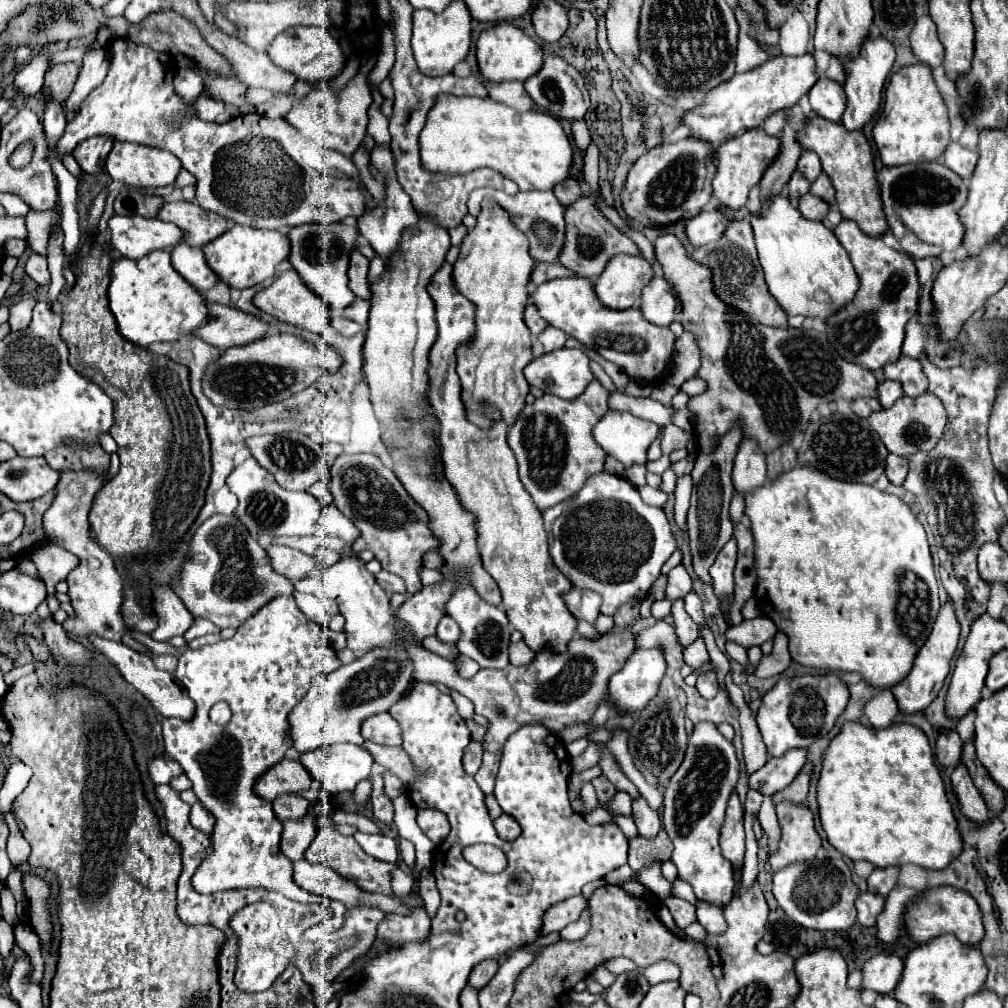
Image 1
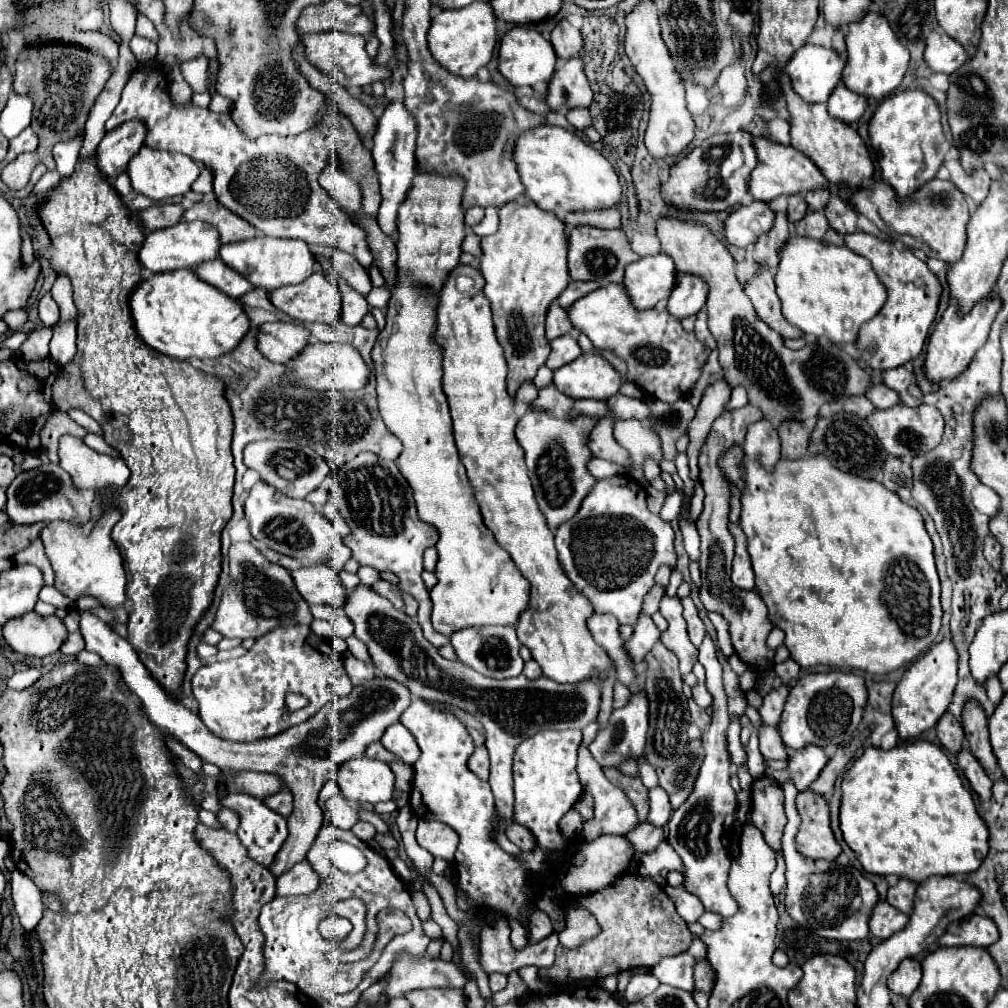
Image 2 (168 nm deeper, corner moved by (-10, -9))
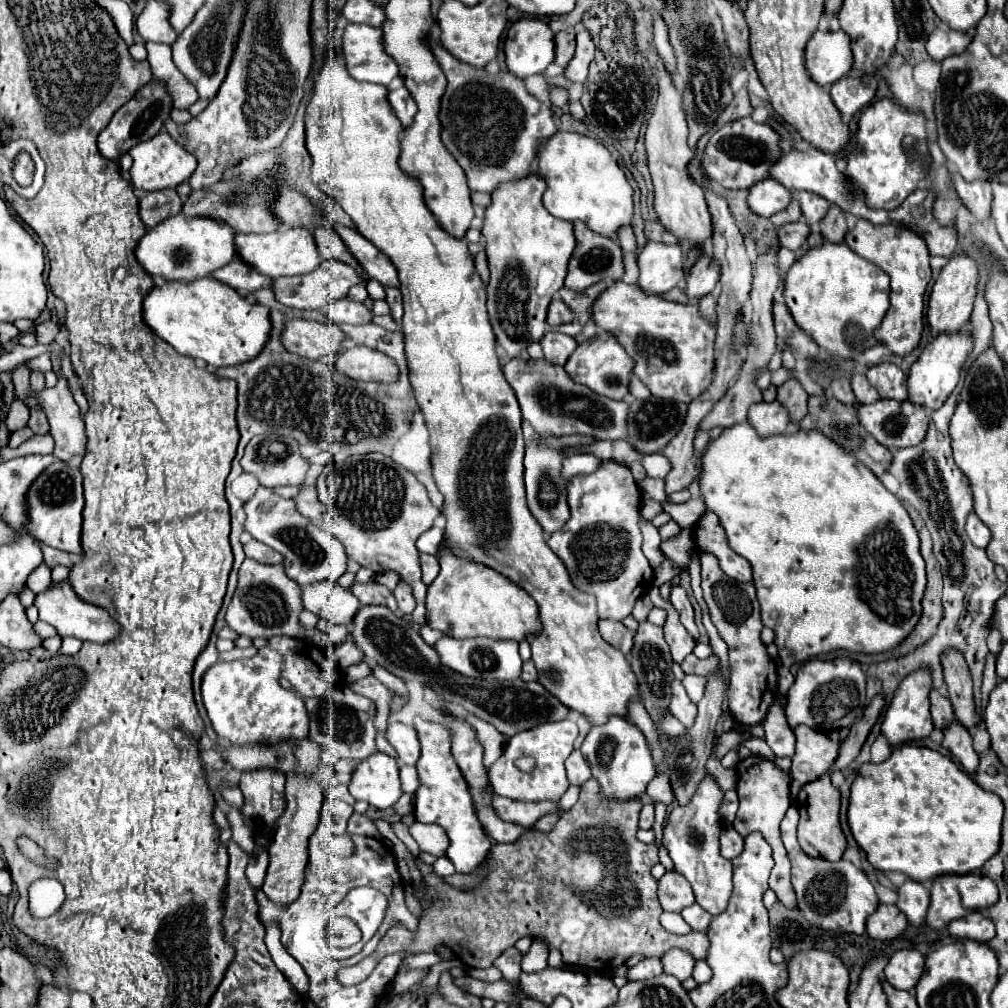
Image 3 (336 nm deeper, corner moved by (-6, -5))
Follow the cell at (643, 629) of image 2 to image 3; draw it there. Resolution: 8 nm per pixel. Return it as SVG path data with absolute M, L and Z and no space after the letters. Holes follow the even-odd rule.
M645 595L645 597L639 597L637 599L637 605L635 605L635 609L633 609L633 617L639 621L639 623L643 623L643 621L647 621L647 615L649 615L649 611L653 609L653 603L649 601L649 597Z

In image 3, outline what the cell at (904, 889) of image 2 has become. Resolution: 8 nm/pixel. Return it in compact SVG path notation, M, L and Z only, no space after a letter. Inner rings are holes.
M907 879L897 891L897 907L907 915L913 927L921 927L927 907L929 907L929 889L925 883Z

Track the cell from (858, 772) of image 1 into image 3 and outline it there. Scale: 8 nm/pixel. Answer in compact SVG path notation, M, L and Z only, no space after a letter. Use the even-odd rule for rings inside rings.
M901 745L901 747L895 747L891 751L891 757L883 763L865 763L853 785L851 785L851 797L849 797L849 811L847 811L847 823L849 823L849 829L857 841L857 845L867 853L867 861L887 873L887 871L899 871L899 873L905 873L907 877L911 877L913 881L931 881L943 873L955 873L955 875L965 875L969 871L975 871L975 869L981 869L983 863L993 857L999 849L999 839L1001 839L1001 819L1003 819L1003 805L1001 805L1001 799L995 795L995 793L989 793L989 791L983 791L965 771L961 771L949 757L933 751L933 749L927 749L927 747L917 747L917 745Z

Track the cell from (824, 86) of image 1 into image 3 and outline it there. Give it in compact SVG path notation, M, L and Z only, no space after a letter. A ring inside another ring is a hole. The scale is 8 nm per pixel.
M843 77L837 83L831 85L831 99L835 103L835 107L841 111L843 121L849 123L851 117L865 109L877 91L877 77Z

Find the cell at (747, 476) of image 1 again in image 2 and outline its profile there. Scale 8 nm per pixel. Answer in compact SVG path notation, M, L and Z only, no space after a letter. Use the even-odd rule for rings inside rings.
M767 419L749 425L743 451L747 457L761 457L759 461L765 465L765 469L771 471L773 465L779 461L777 457L781 457L781 441L777 429Z

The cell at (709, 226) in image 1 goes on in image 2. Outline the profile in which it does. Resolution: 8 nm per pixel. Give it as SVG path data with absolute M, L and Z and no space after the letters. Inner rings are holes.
M751 201L749 205L741 205L725 221L727 241L733 243L733 245L737 245L737 247L749 247L763 233L767 233L773 227L773 221L775 221L775 211L769 207L769 203L765 203L765 201Z

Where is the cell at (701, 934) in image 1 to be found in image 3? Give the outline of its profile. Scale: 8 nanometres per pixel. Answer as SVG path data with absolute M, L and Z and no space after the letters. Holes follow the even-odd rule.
M663 913L661 915L661 925L675 935L685 935L691 933L691 927L685 923L685 919L679 913Z

